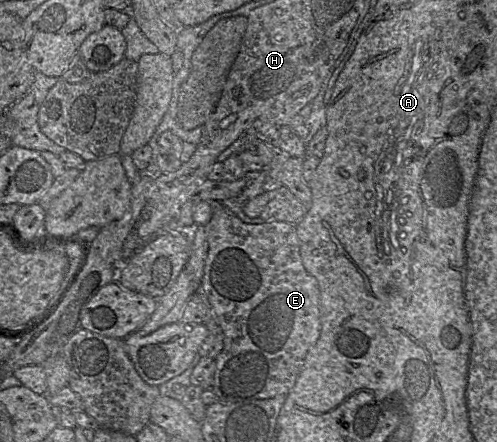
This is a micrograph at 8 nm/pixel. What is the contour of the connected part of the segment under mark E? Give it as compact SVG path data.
M222 202L213 203L213 216L205 225L208 242L208 253L205 261L204 274L201 281L201 291L207 297L214 310L218 323L224 334L223 350L214 358L216 369L212 390L222 402L239 402L243 400L262 400L276 396L287 395L294 387L309 349L316 343L321 332L320 321L320 290L318 281L310 275L303 266L300 244L296 226L282 221L265 221L260 224L243 222L235 213L229 210Z

